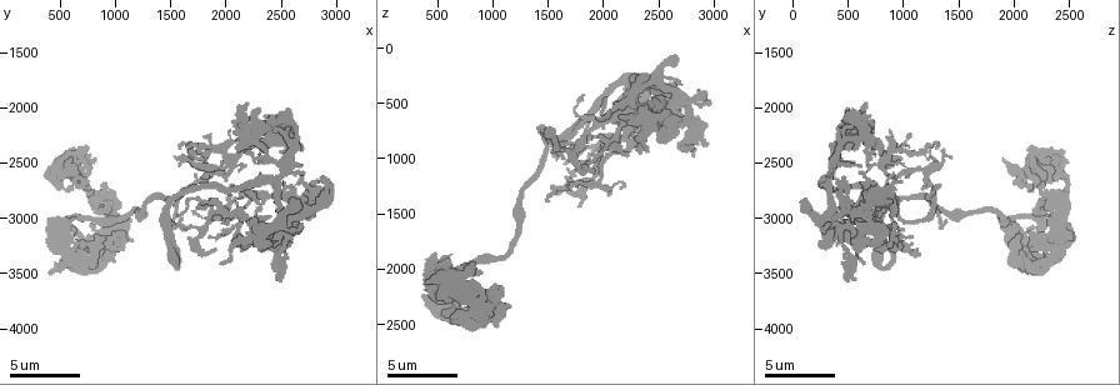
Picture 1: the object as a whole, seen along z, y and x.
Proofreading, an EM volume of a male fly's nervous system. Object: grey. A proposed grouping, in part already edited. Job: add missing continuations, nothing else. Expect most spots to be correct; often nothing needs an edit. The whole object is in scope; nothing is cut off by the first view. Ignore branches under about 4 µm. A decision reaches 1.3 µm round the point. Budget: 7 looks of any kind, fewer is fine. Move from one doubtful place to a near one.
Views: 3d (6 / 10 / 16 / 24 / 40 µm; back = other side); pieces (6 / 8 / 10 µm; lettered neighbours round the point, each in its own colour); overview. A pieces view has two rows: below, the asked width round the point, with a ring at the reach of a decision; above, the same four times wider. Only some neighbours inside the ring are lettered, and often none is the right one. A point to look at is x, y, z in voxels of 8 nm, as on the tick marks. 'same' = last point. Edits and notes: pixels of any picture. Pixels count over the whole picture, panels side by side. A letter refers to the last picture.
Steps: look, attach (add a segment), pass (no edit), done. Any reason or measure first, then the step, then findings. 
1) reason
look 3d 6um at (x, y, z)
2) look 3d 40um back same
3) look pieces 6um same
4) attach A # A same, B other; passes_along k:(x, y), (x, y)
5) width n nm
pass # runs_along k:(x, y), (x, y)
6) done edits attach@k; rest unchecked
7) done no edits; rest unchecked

free end
look pieces 6um at (1540, 3460, 880)

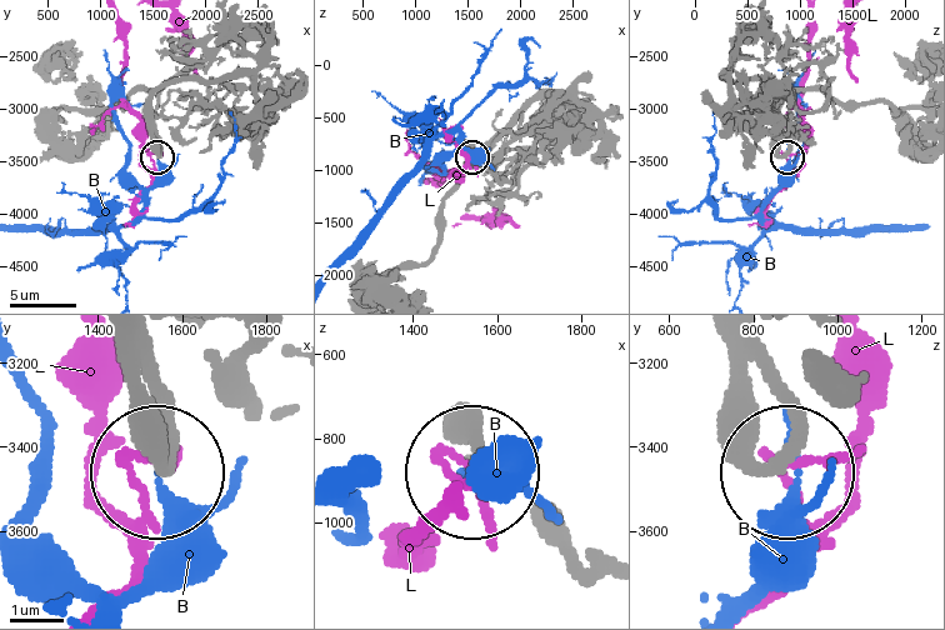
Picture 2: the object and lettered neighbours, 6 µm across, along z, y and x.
pass # B other, L other; runs_along 2:(761, 335), (788, 465); no lettered segment goes on from it

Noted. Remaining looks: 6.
long arm stops here
look pieces 6um at (1500, 3080, 1320)

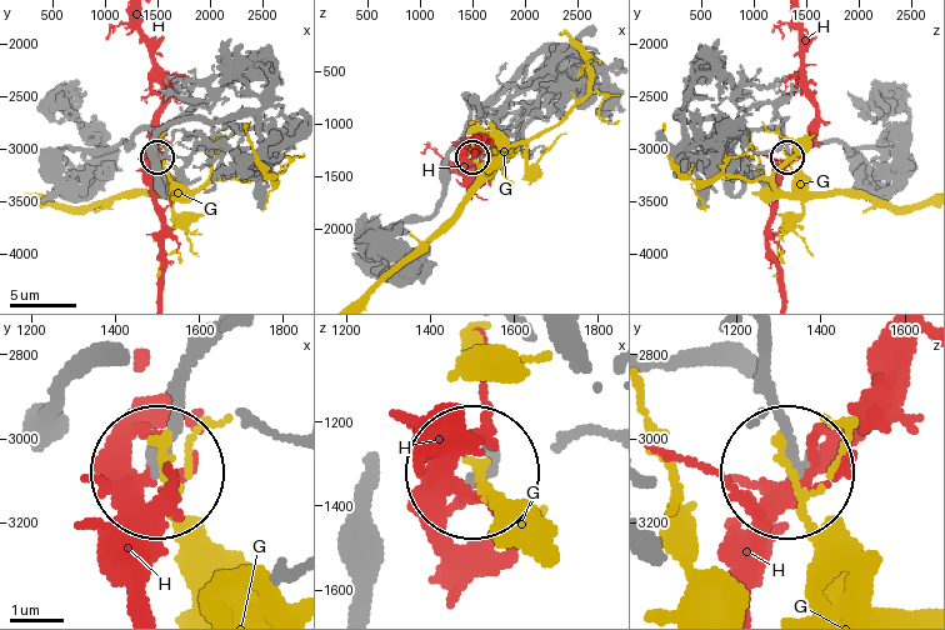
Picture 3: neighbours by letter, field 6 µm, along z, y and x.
width 220 nm
pass # G other, H other; runs_along 3:(211, 346), (158, 464); no lettered segment goes on from it

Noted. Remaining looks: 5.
an open end
look pieces 8um at (1540, 2440, 960)

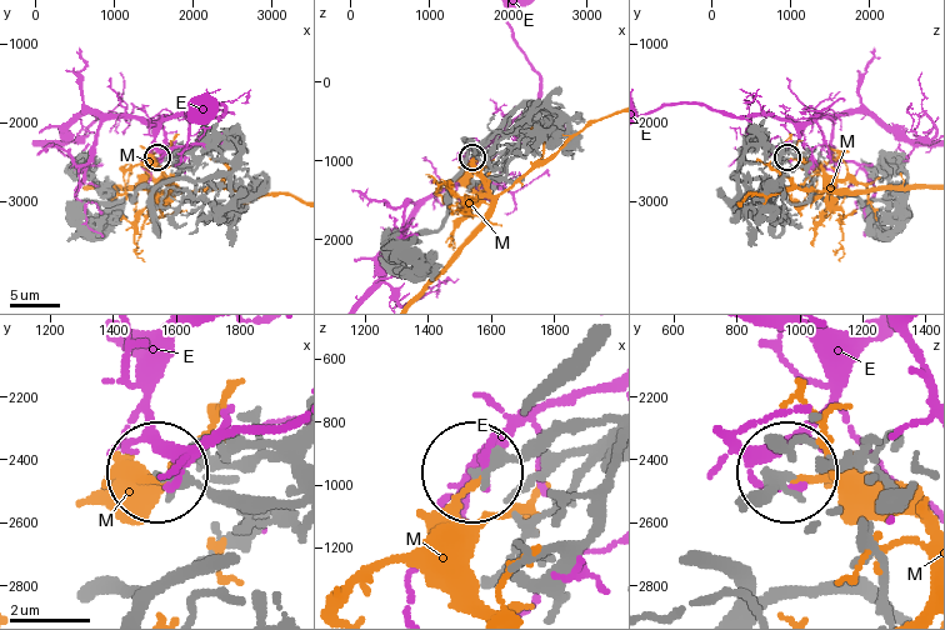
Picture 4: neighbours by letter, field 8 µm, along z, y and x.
width 280 nm
pass # E other, M other; runs_along 4:(601, 418), (551, 420), (510, 454), (474, 468); no lettered segment goes on from it

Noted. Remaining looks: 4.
free end
look pieces 10um at (740, 2680, 2020)

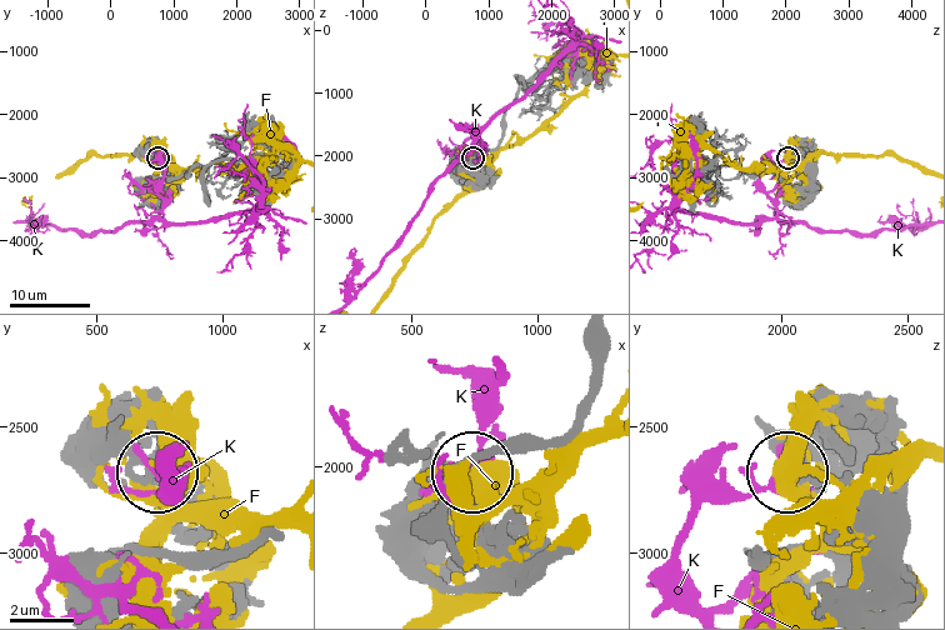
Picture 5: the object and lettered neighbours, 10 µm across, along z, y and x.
width 310 nm
pass # F other, K other; no lettered segment goes on from it

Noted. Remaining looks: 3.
done no edits; rest unchecked

